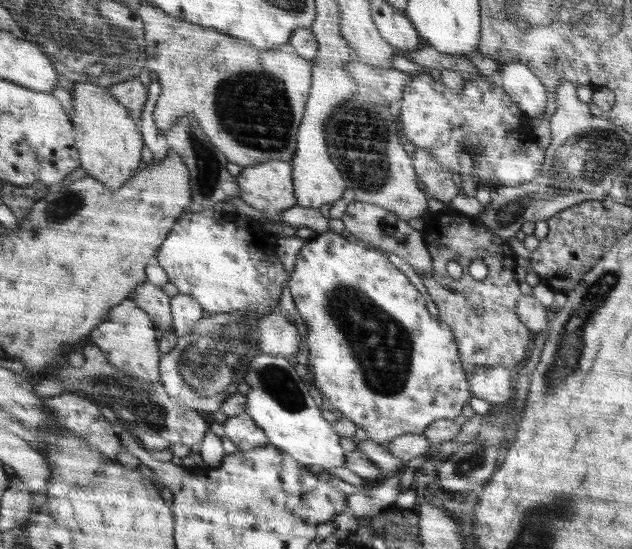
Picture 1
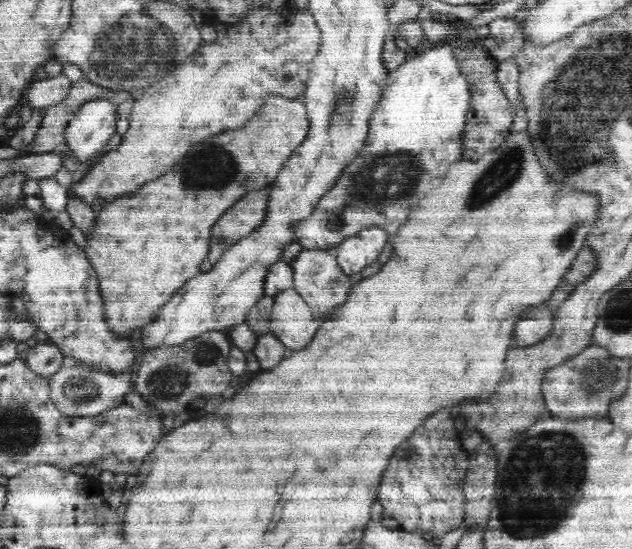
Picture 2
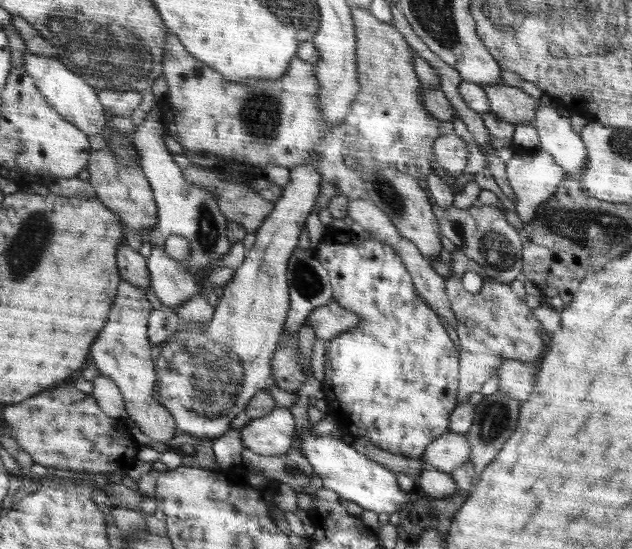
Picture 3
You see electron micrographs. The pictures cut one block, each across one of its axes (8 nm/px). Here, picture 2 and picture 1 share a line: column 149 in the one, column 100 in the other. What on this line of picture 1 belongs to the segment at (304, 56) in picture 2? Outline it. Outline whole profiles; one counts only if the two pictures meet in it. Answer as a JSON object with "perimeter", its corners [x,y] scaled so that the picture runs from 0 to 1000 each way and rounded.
{"perimeter":[[[117,149],[112,171],[117,206],[114,224],[120,239],[120,266],[125,268],[127,293],[138,319],[152,324],[169,346],[184,348],[207,330],[218,313],[225,291],[228,259],[215,237],[212,219],[184,179],[177,179],[171,160],[142,149]]]}

